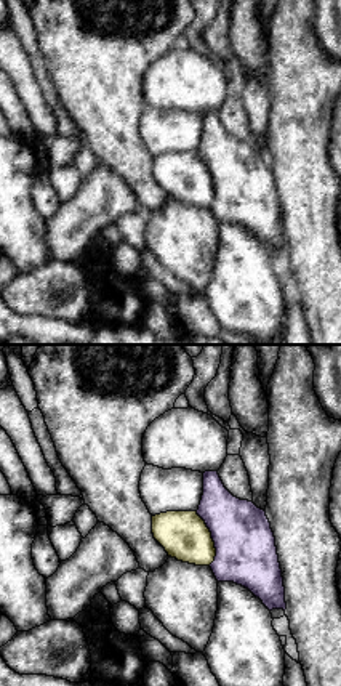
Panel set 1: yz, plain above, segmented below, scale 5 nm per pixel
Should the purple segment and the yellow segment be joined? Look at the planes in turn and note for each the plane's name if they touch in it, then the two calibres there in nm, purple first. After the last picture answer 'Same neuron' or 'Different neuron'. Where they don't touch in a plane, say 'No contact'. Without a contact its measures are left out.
Touches purple in yz. Thickness 300 nm (purple) against 240 nm

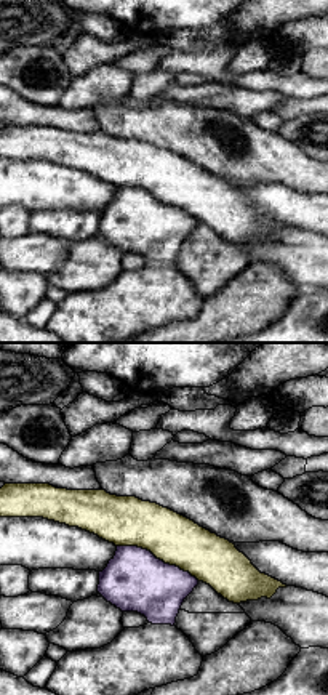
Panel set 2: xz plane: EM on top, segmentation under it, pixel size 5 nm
Touches purple in xz. Thickness 320 nm (purple) against 260 nm

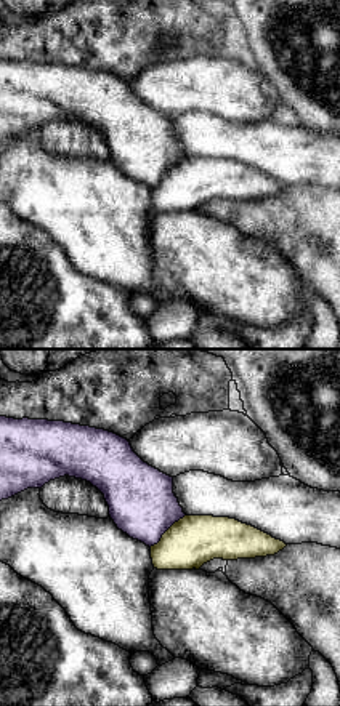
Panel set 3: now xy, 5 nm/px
Touches purple in xy. Thickness 340 nm (purple) against 260 nm

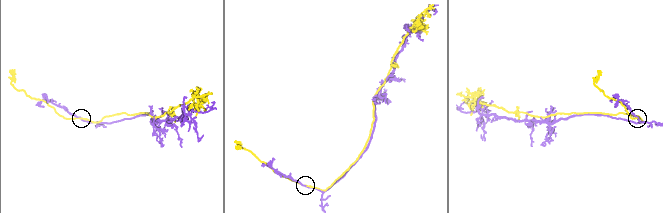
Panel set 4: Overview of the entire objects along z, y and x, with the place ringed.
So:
Different neuron

